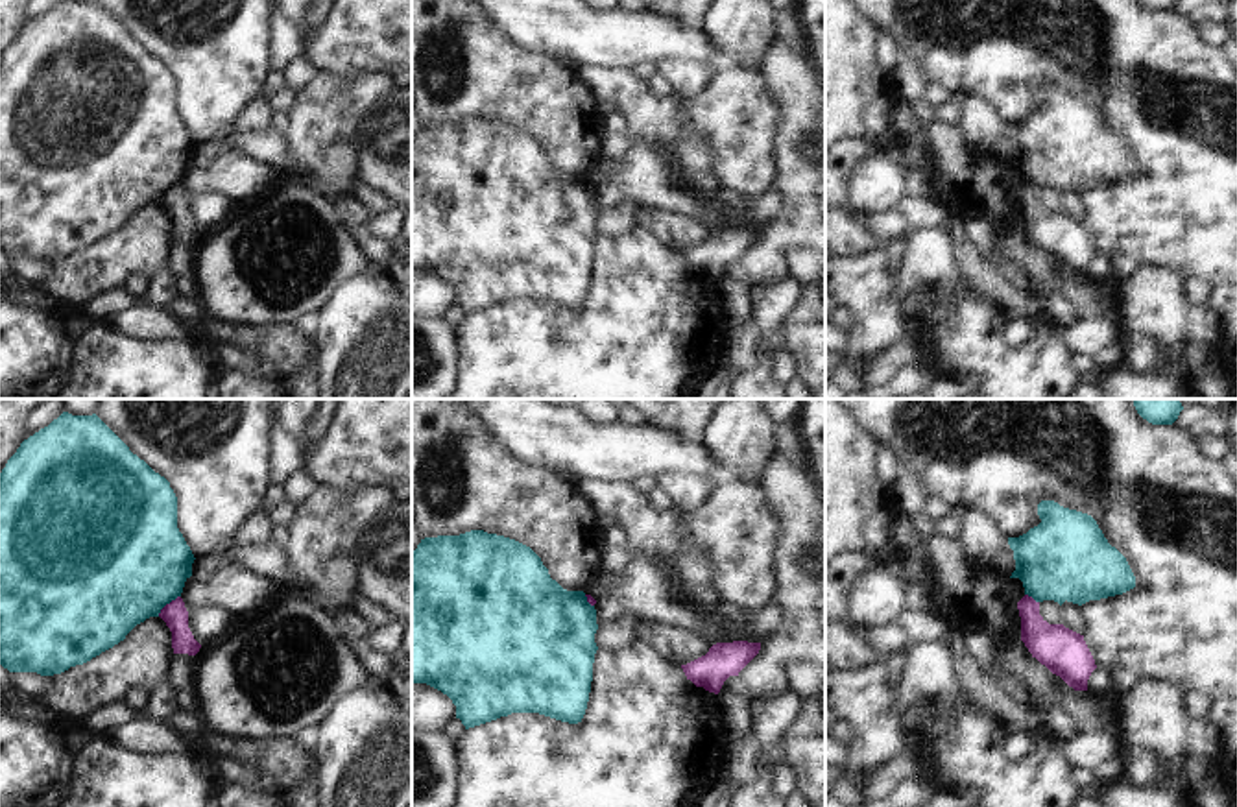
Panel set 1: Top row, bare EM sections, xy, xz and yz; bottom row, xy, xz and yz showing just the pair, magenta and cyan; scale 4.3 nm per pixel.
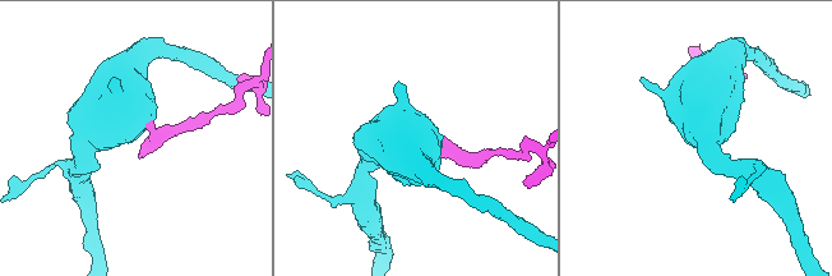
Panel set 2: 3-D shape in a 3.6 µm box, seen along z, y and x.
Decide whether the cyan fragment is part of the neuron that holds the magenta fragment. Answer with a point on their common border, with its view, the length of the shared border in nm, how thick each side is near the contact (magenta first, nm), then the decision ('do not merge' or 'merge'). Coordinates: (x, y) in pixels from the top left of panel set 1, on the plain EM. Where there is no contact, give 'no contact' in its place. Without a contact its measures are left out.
xy (167, 191) | 140 nm | 110/500 nm | do not merge

